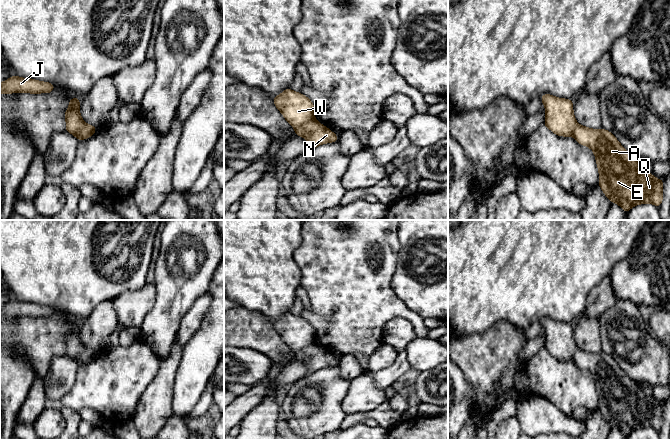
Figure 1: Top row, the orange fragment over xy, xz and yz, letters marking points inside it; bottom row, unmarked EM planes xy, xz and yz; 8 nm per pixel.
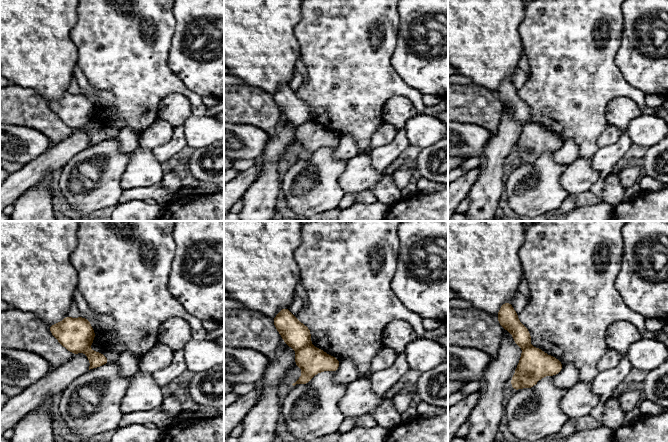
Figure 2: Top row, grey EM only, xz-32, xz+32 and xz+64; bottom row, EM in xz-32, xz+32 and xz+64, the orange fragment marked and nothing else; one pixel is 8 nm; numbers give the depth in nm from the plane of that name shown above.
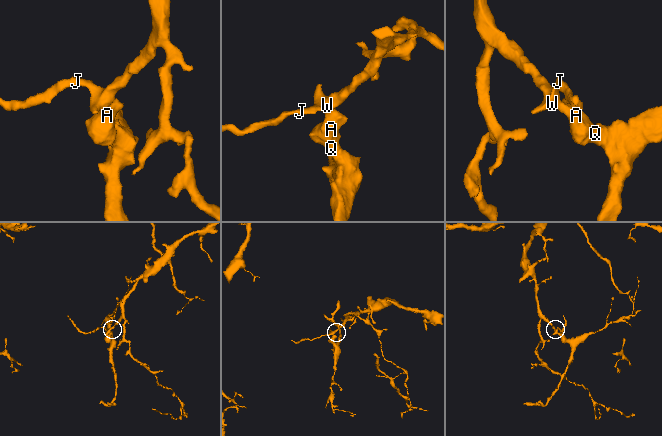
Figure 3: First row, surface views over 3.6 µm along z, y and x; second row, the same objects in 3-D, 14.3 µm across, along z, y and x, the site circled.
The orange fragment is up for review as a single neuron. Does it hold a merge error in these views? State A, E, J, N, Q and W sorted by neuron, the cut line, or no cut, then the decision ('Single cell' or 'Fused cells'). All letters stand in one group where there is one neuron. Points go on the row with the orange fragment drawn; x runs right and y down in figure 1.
Groups: A E N Q / J W. Split along xz (314, 119), (295, 128). Fused cells

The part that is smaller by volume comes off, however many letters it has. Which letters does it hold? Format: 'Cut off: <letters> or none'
Cut off: A, E, N, Q

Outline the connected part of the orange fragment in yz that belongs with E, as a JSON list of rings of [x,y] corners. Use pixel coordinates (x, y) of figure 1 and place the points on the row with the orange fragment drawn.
[[[578,124],[573,137],[578,144],[587,146],[594,152],[599,172],[598,186],[611,203],[618,204],[625,213],[640,204],[650,203],[660,208],[665,179],[658,180],[655,175],[650,174],[610,131],[603,128],[592,129]]]

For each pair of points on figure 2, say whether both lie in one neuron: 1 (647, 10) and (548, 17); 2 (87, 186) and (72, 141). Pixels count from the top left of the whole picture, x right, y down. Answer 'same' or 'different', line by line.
1: different
2: different

